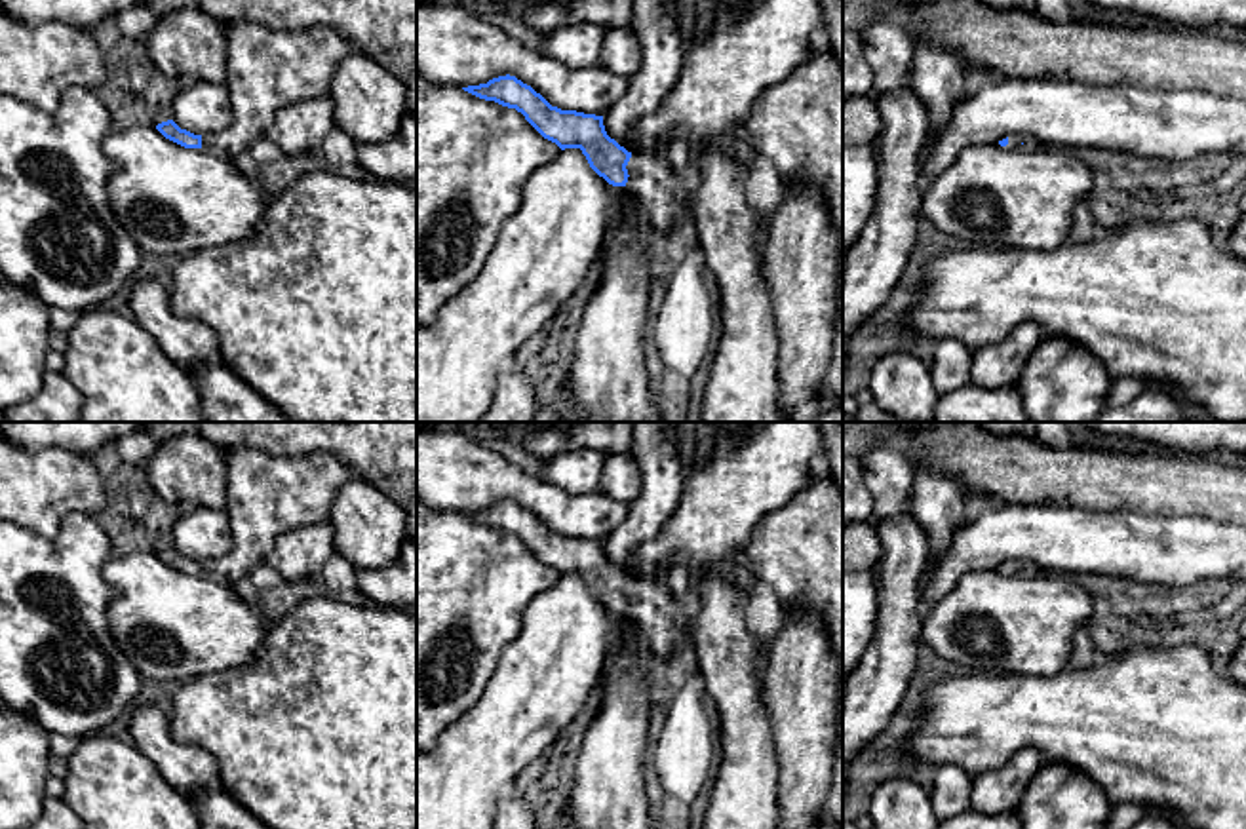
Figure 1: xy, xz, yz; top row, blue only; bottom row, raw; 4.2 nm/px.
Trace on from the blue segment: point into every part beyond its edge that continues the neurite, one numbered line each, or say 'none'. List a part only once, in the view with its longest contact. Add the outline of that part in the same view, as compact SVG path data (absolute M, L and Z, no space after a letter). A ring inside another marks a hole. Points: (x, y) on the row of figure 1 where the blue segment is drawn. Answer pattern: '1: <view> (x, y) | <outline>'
1: xz (651, 179) | M632 156L626 169L630 175L626 190L641 200L658 232L672 232L691 200L679 173L668 165L664 156Z

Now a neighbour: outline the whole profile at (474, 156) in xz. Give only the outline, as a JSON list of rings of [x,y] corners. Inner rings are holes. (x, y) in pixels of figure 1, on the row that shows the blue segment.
[[[417,76],[417,327],[479,274],[502,224],[519,209],[525,183],[559,152],[516,108]]]

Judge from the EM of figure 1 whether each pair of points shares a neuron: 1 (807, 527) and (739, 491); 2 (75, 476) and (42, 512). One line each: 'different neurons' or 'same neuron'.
1: different neurons
2: same neuron

